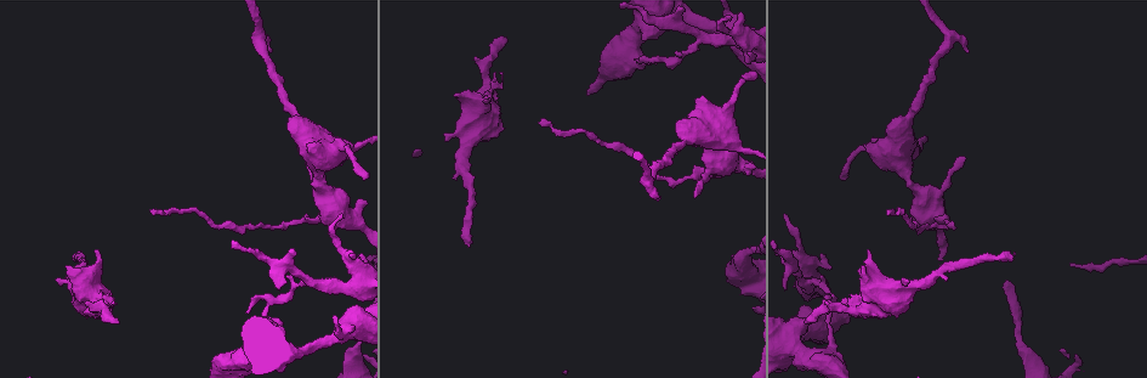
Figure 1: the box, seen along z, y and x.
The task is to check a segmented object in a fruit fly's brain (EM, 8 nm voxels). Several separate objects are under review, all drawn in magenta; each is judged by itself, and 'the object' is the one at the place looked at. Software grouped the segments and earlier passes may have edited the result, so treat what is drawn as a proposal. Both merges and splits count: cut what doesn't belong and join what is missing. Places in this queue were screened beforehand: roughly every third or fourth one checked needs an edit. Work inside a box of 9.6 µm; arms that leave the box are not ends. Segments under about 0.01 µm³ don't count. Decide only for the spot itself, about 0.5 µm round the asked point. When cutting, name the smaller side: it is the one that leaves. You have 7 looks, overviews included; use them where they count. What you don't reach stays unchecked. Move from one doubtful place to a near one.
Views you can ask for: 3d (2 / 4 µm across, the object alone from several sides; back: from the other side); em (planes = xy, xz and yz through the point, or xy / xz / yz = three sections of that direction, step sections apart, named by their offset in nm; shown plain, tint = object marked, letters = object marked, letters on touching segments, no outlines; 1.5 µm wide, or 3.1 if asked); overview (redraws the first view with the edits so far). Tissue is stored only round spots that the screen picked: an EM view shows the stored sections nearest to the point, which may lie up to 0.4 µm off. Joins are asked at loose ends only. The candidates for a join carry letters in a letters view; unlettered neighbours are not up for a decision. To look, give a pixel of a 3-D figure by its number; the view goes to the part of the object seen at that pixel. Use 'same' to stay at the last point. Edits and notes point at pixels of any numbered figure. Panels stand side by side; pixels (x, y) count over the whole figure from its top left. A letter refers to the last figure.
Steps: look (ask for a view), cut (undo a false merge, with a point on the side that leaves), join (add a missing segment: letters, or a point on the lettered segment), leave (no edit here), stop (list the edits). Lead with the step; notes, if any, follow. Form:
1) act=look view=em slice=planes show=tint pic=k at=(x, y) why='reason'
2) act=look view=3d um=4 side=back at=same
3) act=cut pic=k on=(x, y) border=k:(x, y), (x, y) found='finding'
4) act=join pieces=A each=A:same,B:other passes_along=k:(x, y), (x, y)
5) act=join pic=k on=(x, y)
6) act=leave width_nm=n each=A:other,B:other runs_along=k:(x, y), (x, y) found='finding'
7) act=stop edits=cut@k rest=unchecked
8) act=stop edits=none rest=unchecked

act=look view=em slice=planes show=plain pic=1 at=(270, 52) why='free end'

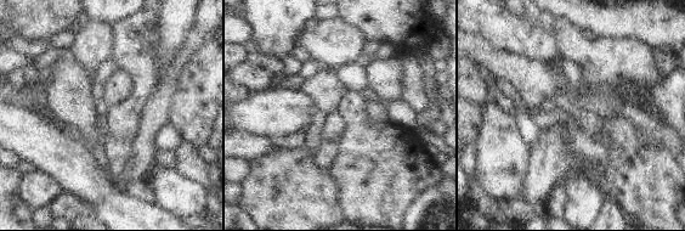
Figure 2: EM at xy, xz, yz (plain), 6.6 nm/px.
act=look view=em slice=planes show=letters at=same

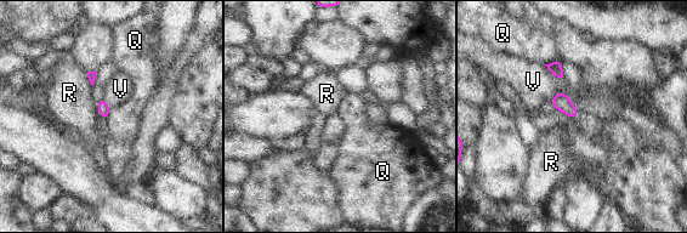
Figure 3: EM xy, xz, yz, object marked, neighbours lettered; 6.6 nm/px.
act=leave longest_contact=V:200nm each=Q:other,R:other,V:other found='none of them fits'

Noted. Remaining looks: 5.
act=look view=3d um=4 pic=1 at=(468, 246) why='long arm stops here'

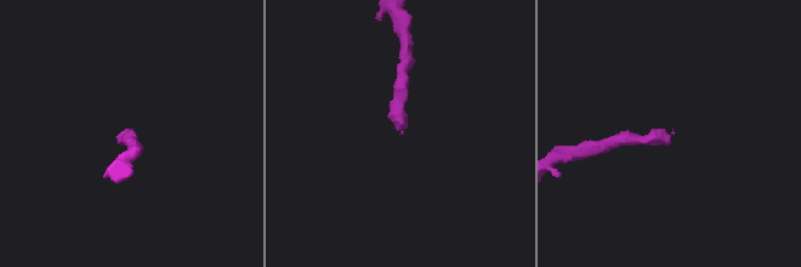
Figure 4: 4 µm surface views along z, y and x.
act=look view=em slice=yz step=8 show=letters pic=4 at=(125, 130) why='now the EM'

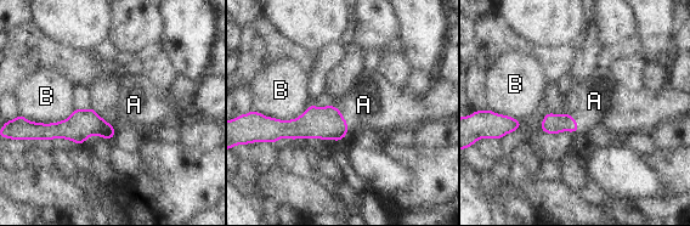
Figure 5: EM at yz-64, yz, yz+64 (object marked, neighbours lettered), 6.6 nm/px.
act=join pieces=A width_nm=130 each=A:same,B:other found='it goes on there'

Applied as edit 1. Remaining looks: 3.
act=look view=overview

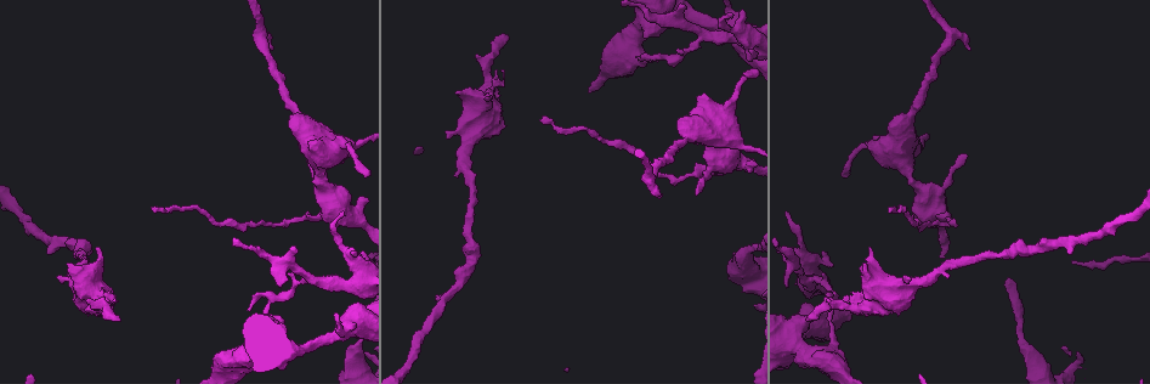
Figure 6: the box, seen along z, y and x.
act=look view=em slice=planes show=tint pic=6 at=(362, 268) why='sudden change in width'

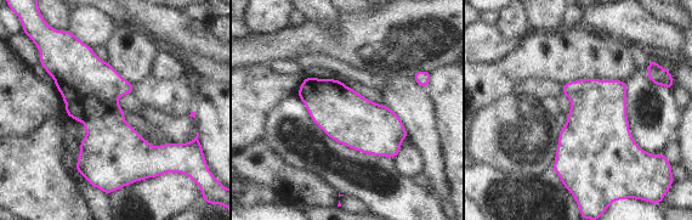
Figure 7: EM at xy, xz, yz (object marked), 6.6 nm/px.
act=look view=em slice=planes show=letters at=same why='see the neighbours'

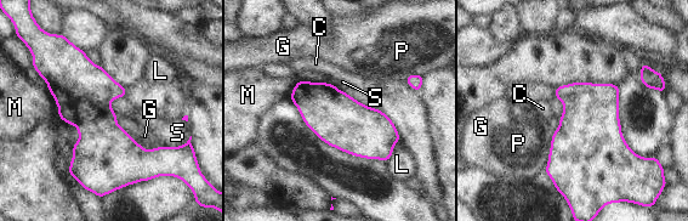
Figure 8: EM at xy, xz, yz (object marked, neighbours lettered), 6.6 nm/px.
act=leave each=C:other,G:other,L:other,M:other,P:other,S:other border=8:(164, 145), (171, 147), (180, 146) found='all the same neuron'

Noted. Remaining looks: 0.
act=stop edits=join@5 rest=unchecked

